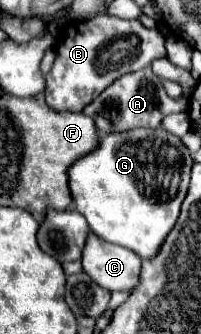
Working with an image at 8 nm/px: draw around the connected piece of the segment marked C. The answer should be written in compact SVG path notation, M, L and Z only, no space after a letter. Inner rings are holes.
M90 233L82 249L82 267L84 271L108 291L134 289L138 283L142 259L126 247L112 245L98 235Z

